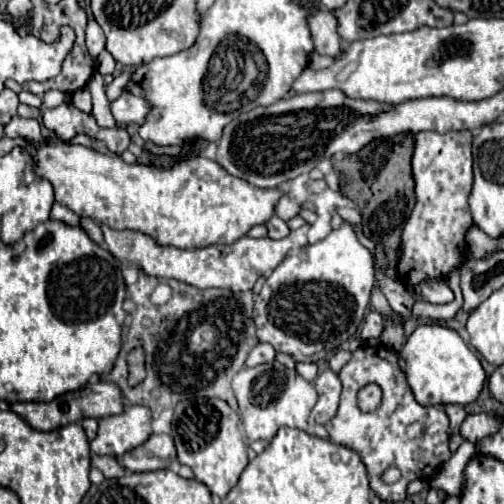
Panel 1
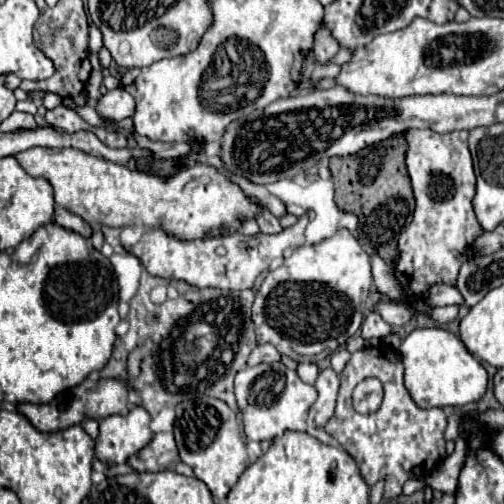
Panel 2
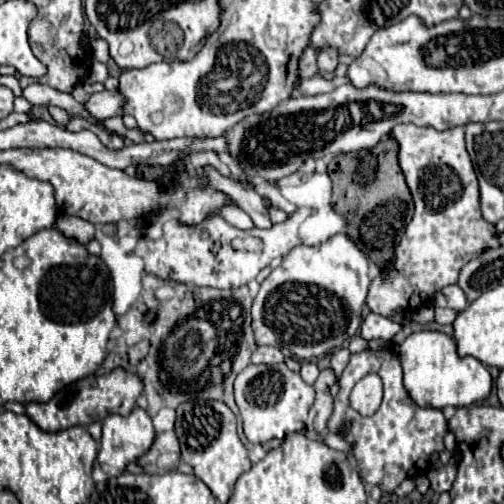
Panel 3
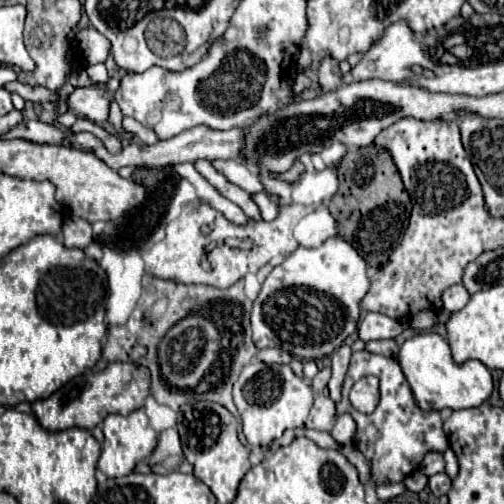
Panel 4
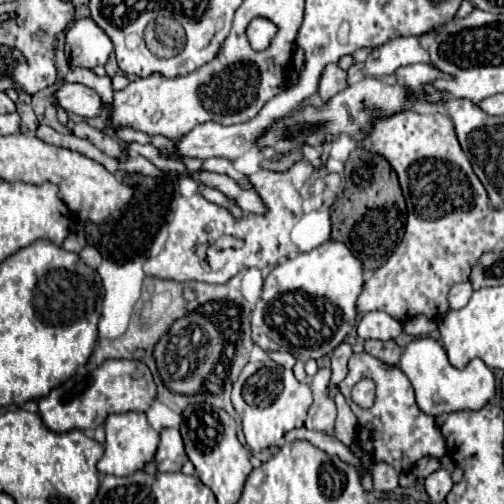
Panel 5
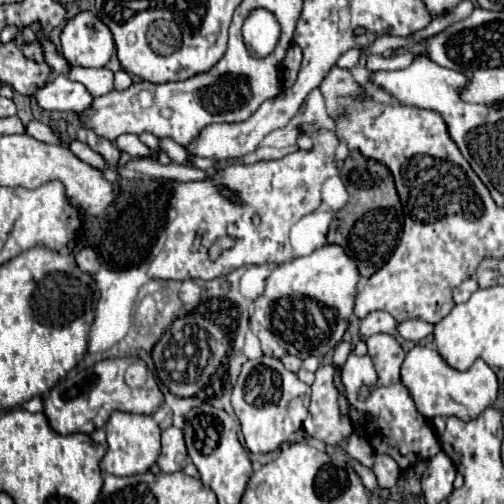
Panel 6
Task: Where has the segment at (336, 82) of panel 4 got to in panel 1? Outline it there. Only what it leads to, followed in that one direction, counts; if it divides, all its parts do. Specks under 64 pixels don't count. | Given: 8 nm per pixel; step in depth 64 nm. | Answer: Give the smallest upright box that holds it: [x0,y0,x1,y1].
[310,8,340,56]

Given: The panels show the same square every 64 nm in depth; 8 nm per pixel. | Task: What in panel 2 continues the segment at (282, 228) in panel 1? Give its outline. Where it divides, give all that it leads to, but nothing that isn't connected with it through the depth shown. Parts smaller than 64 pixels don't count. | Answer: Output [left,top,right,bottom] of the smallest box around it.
[256,210,282,234]

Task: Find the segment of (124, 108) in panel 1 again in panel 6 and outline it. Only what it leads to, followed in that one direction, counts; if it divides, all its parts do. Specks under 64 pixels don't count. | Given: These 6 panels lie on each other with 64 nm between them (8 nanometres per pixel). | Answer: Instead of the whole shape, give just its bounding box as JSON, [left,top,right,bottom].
[32,76,92,112]

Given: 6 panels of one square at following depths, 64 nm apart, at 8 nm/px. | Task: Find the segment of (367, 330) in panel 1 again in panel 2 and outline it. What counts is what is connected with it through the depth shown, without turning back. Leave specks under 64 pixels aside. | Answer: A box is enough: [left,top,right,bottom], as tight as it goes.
[360,312,392,340]

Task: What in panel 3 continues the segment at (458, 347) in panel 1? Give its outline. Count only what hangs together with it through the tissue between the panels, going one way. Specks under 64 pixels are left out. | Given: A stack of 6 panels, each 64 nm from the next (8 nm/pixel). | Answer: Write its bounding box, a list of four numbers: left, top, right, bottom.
[396,332,492,408]

